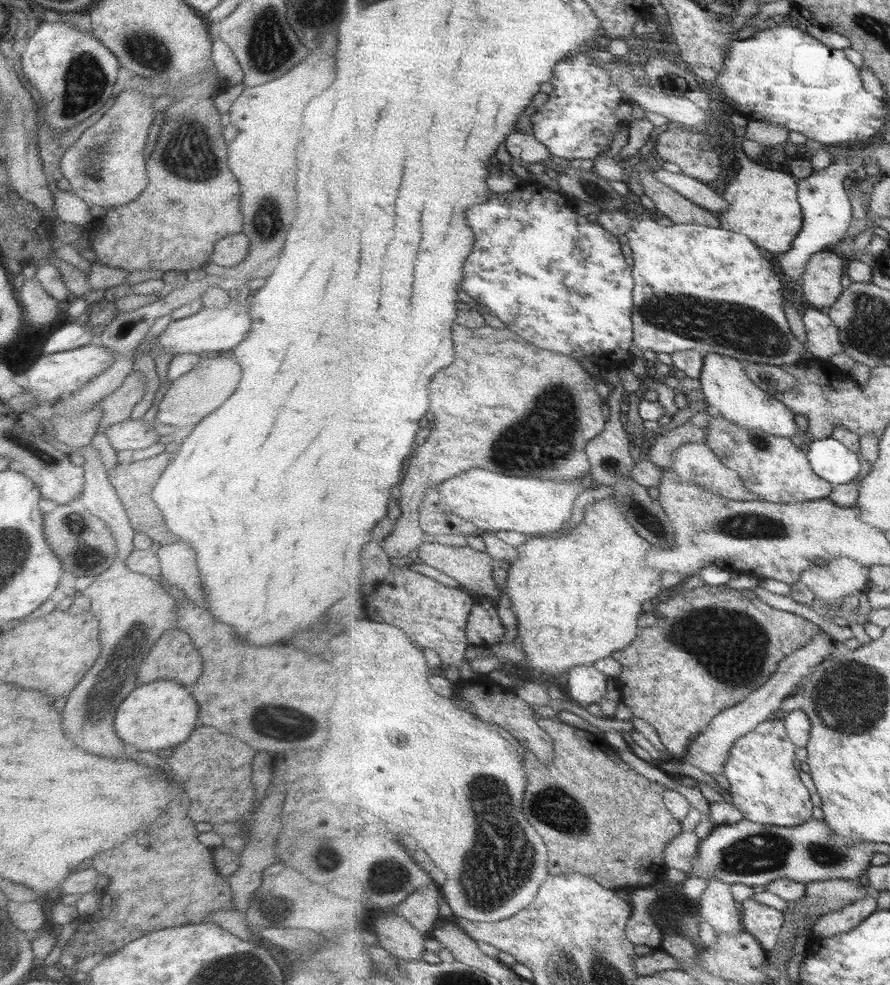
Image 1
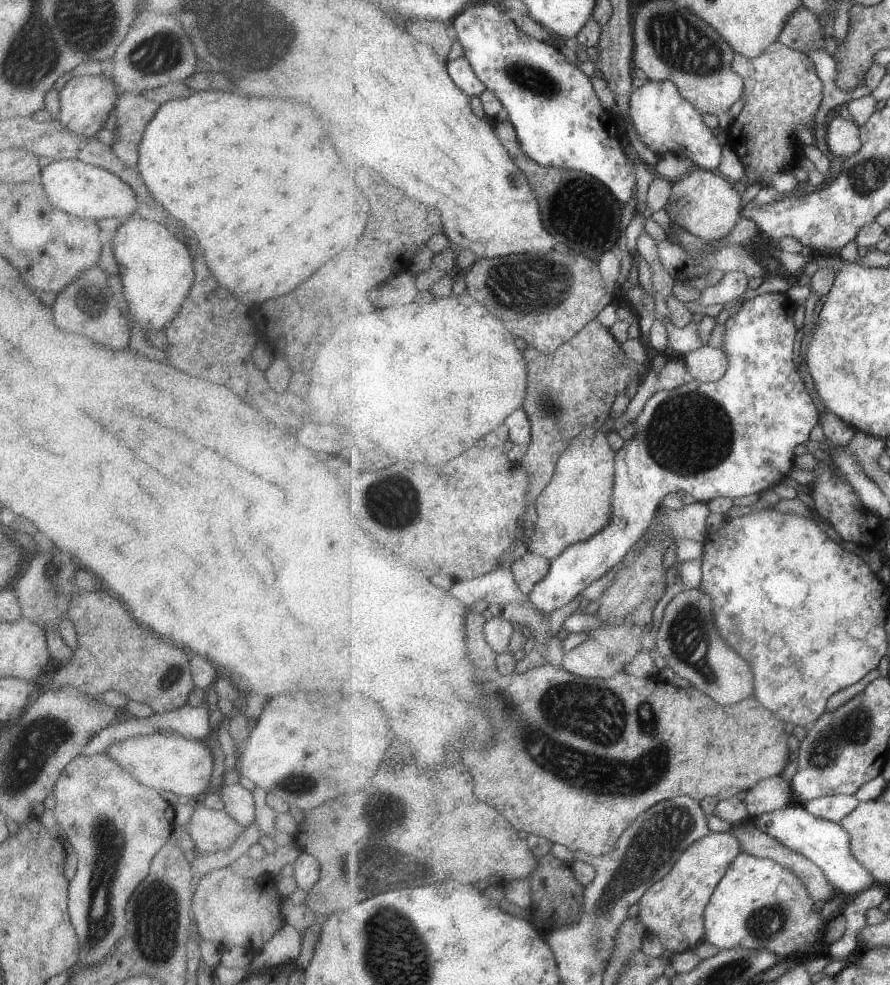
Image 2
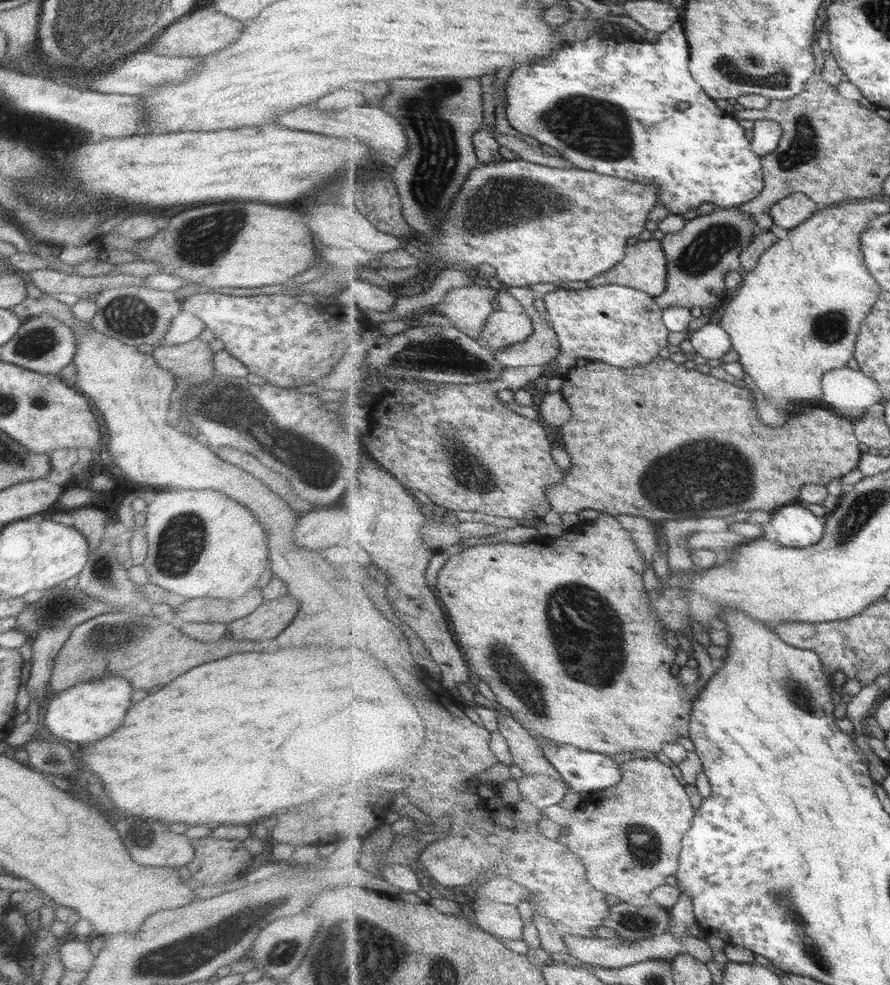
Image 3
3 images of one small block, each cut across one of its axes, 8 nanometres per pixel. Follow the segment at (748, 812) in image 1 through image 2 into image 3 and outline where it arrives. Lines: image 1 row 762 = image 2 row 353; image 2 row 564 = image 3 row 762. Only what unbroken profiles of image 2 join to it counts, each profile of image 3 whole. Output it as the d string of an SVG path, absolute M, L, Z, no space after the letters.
M556 741L544 743L542 747L545 750L546 756L562 773L565 782L571 784L573 791L589 795L622 782L623 772L621 771L620 764L616 763L614 758L610 755L584 750L574 746L573 744L561 745Z

